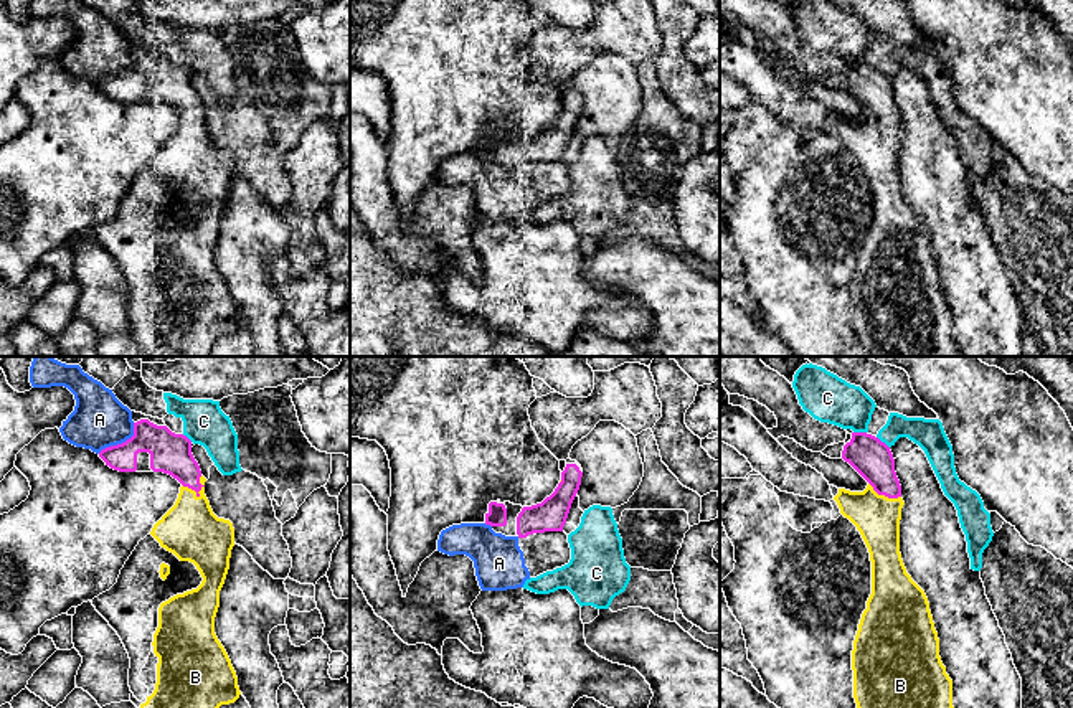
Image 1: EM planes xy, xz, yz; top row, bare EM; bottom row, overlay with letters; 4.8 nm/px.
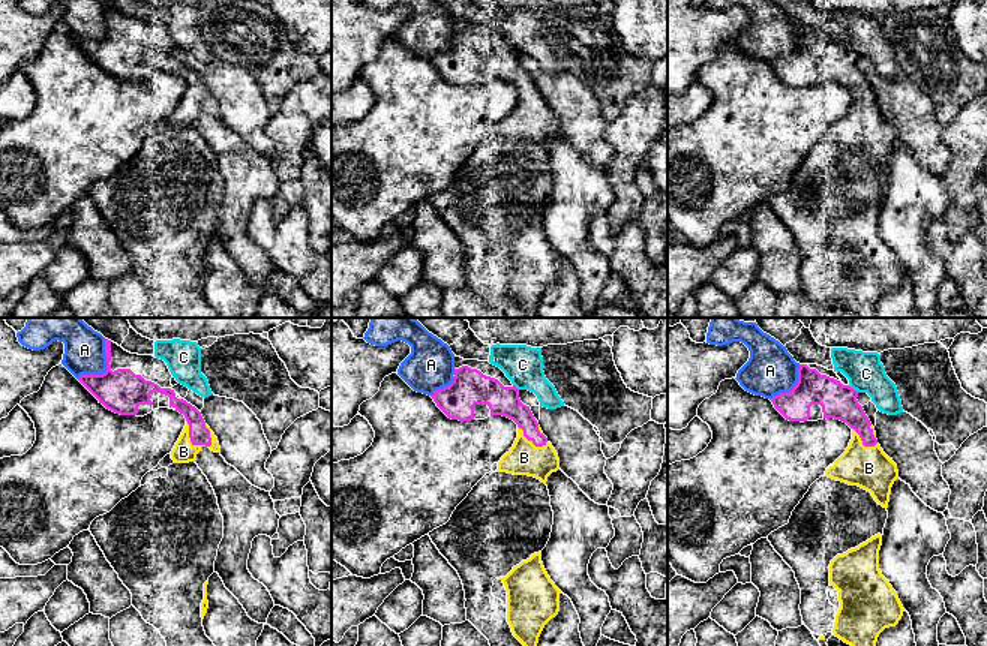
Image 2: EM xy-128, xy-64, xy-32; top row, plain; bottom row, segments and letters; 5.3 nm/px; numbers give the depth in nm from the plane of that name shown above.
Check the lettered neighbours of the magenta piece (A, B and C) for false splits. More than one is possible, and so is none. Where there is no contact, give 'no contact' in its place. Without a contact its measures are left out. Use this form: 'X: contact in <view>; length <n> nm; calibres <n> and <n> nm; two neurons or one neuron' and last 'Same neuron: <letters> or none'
A: contact in xy; length 240 nm; calibres 200 and 280 nm; two neurons
B: contact in xy; length 120 nm; calibres 200 and 280 nm; one neuron
C: contact in yz; length 60 nm; calibres 190 and 240 nm; two neurons
Same neuron: B

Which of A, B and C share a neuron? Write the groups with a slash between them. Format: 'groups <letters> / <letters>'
groups A / B / C

